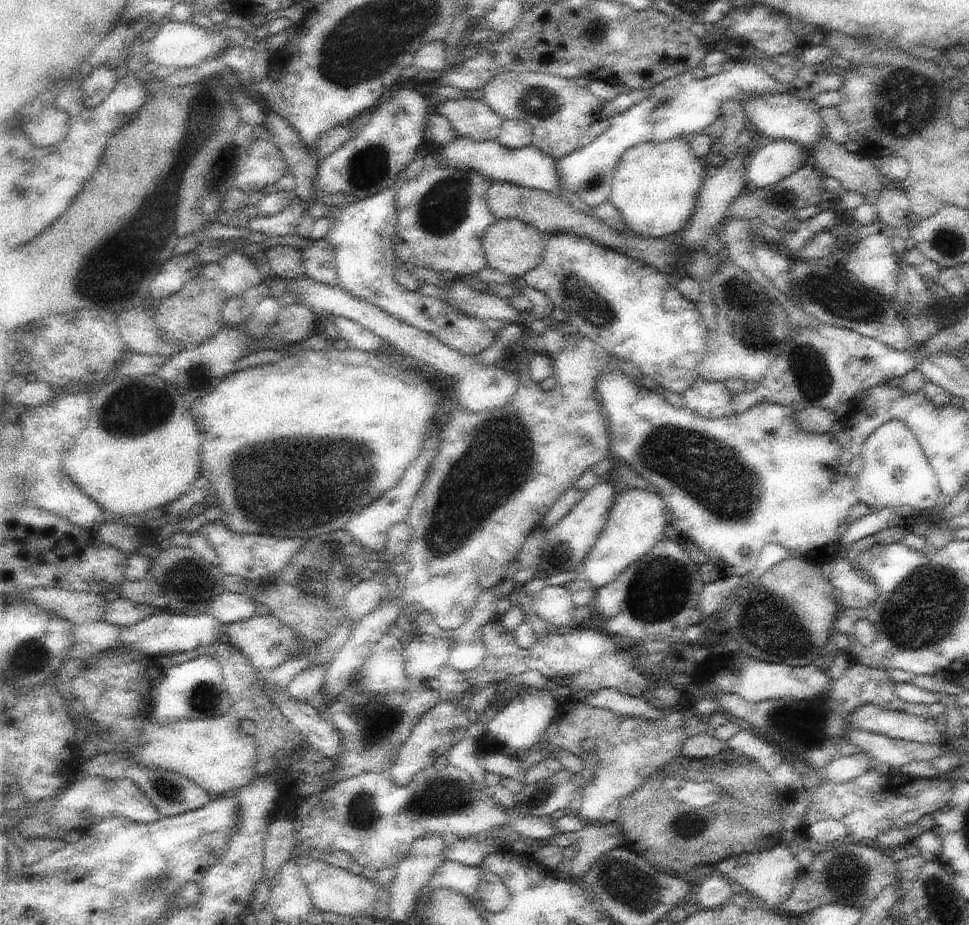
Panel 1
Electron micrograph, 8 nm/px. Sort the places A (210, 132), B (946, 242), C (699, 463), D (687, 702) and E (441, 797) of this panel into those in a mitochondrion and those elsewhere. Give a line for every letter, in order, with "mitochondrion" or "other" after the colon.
A: mitochondrion
B: mitochondrion
C: mitochondrion
D: other
E: mitochondrion

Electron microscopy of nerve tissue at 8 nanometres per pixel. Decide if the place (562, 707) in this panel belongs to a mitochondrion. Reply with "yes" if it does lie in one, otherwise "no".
no

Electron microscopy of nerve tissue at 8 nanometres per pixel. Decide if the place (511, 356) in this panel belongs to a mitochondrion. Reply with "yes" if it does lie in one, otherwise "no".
no

